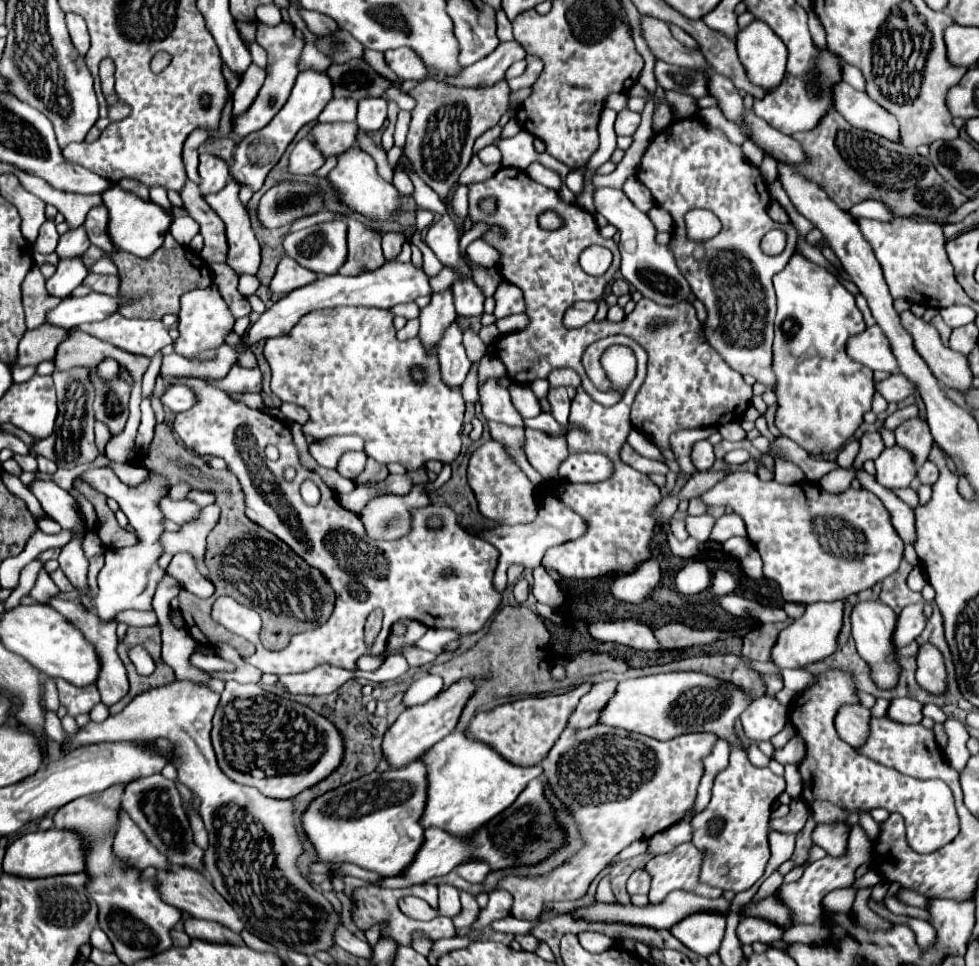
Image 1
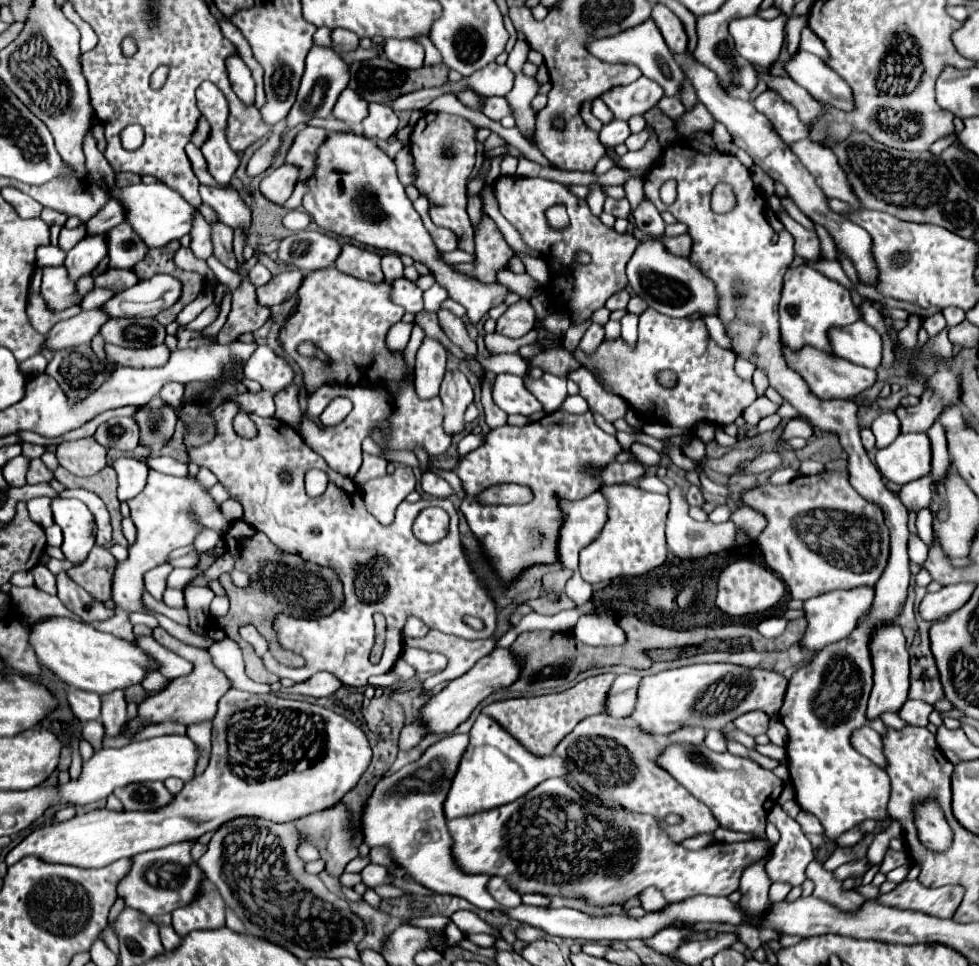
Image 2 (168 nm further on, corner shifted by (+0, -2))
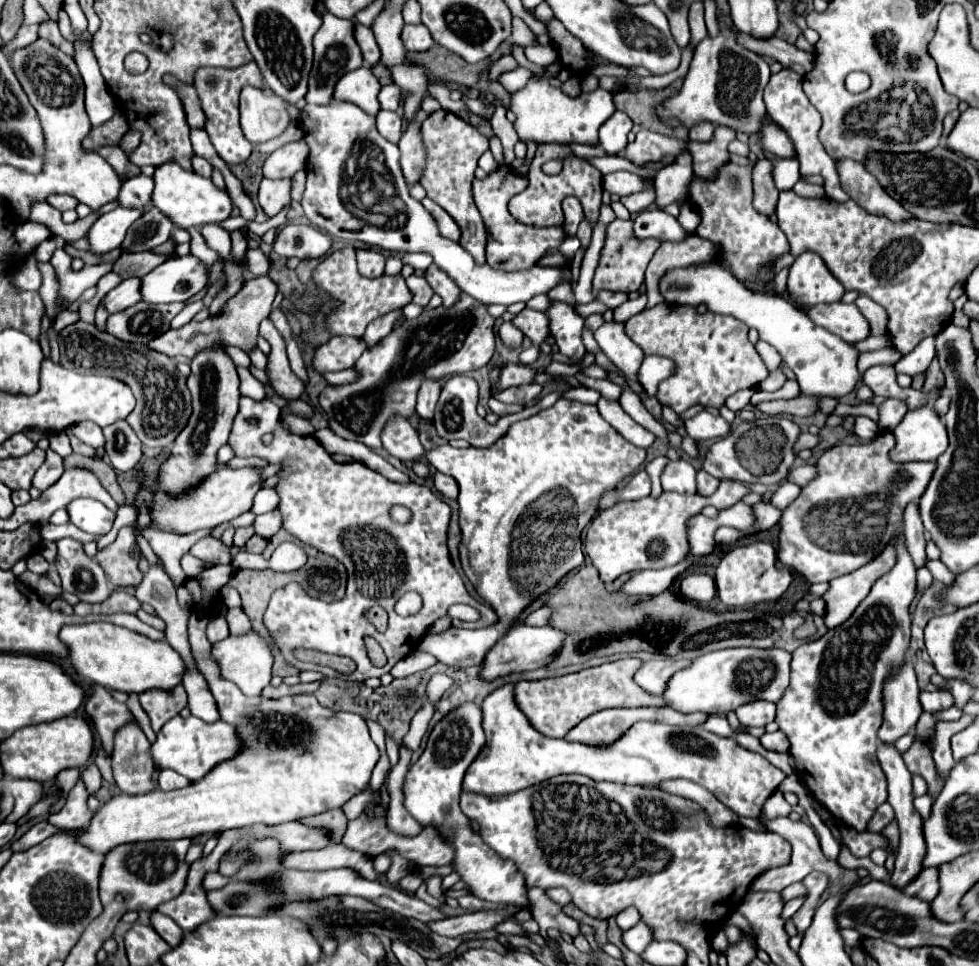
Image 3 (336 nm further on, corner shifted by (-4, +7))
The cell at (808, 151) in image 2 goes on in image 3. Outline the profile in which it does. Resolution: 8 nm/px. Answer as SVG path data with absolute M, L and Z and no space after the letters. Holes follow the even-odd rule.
M837 161L837 171L841 177L841 187L869 213L883 215L897 223L913 219L913 215L901 203L887 195L883 185L863 165L855 161Z

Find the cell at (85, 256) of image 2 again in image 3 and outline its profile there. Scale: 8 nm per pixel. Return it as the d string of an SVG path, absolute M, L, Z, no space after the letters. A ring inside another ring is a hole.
M117 207L115 211L109 211L97 219L97 223L91 227L87 239L91 243L93 253L107 253L117 249L123 239L127 229L145 213L145 209L127 209L127 207Z

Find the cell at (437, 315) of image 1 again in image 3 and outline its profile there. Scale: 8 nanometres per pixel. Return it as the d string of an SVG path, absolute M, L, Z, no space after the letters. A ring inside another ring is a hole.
M423 383L423 387L419 389L419 397L417 397L417 415L423 421L433 421L433 411L435 411L435 403L439 399L439 391L441 391L441 383Z

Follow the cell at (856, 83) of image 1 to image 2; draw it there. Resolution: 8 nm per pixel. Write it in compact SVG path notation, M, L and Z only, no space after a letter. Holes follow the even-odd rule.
M805 27L801 33L799 50L813 53L824 61L829 59L829 53L822 41L808 27Z

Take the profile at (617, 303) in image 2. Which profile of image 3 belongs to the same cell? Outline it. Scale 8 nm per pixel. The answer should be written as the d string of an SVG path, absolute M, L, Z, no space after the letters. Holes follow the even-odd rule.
M597 291L597 293L595 293L595 299L597 299L597 301L601 301L601 303L605 303L607 307L615 309L615 307L619 307L621 303L625 303L625 301L627 301L627 293L615 293L615 291Z

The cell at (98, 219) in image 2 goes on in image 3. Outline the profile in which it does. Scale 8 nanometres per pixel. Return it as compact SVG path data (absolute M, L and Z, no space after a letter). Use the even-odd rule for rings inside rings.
M135 175L123 183L117 201L125 207L149 207L153 187L155 187L153 177Z

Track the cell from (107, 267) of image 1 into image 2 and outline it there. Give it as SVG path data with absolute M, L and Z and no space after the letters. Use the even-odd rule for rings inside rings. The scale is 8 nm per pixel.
M125 222L111 228L105 238L109 268L133 268L139 260L143 260L147 252L147 248L143 248L143 242L131 232L129 224Z

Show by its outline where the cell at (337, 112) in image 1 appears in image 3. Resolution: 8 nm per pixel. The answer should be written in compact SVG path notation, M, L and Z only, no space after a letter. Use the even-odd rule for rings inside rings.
M363 65L355 71L345 73L337 85L335 85L335 99L347 99L355 105L359 105L363 111L367 111L369 115L377 115L381 111L377 95L381 91L381 83L379 79L373 75L371 67Z

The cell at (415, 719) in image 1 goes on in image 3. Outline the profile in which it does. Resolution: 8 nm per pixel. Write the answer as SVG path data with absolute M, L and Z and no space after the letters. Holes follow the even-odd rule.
M513 627L485 657L483 667L481 667L481 675L485 679L495 679L507 673L515 673L515 671L531 671L531 669L539 669L551 663L551 659L557 657L557 653L561 651L563 643L567 639L567 633L555 627Z

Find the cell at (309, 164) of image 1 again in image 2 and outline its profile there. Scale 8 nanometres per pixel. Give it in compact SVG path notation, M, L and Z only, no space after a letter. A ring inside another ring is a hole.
M283 164L283 166L271 170L261 180L261 192L267 200L271 200L275 204L285 204L285 200L293 192L297 180L299 180L299 166Z

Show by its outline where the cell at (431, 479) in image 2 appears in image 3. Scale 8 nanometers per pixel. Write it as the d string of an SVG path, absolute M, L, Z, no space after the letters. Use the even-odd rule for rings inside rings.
M435 473L433 475L433 481L435 481L435 489L443 495L443 497L449 497L449 499L457 499L459 495L459 487L455 483L455 479L443 475L443 473Z

